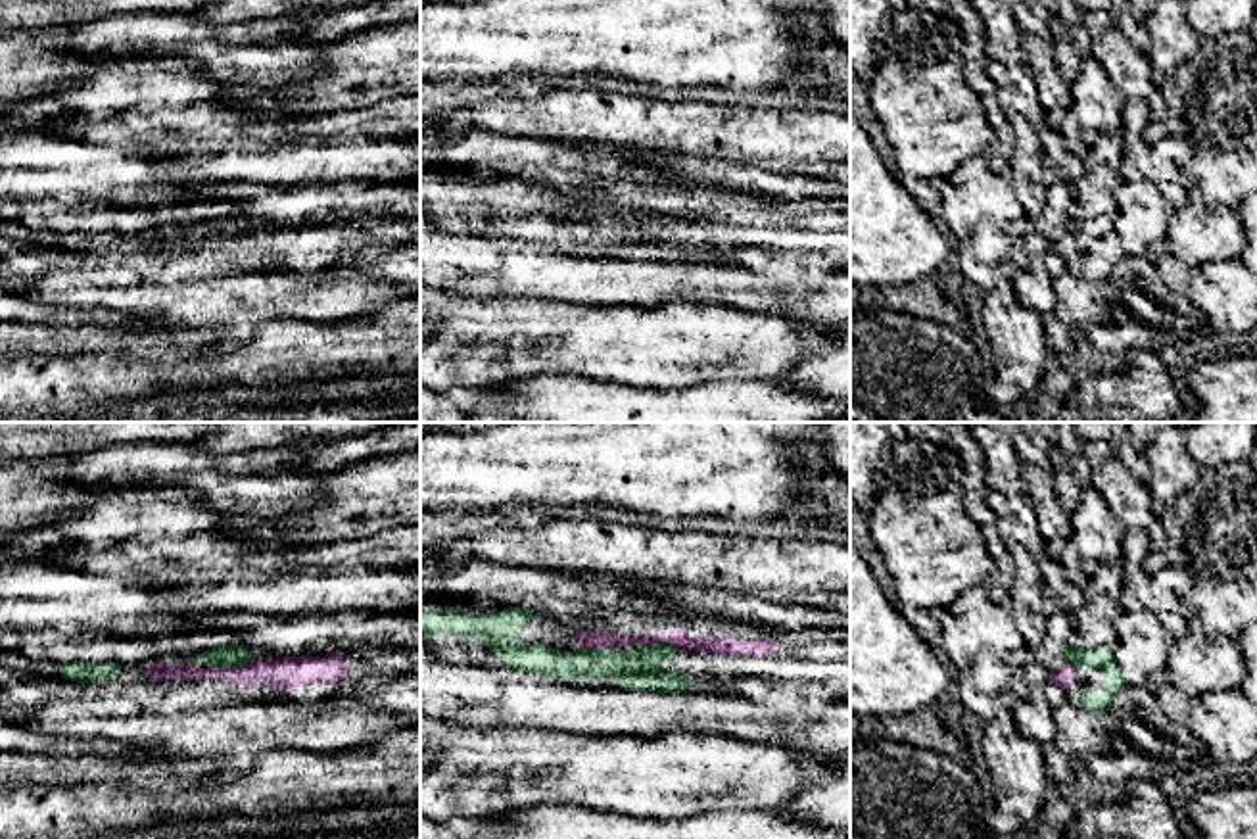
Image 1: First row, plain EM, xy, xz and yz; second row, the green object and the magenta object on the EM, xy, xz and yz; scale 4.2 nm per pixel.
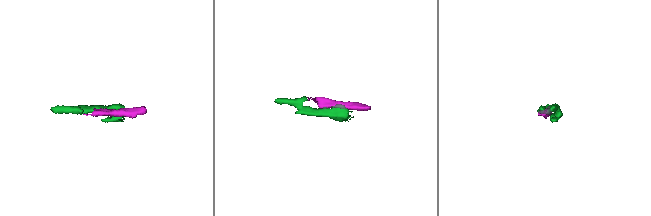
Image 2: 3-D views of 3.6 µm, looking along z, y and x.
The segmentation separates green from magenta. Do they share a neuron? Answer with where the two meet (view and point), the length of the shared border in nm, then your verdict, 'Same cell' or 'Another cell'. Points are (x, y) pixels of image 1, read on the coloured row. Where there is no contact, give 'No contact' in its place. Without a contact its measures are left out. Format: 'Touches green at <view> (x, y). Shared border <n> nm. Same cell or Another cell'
Touches green at xy (231, 667). Shared border 200 nm. Same cell

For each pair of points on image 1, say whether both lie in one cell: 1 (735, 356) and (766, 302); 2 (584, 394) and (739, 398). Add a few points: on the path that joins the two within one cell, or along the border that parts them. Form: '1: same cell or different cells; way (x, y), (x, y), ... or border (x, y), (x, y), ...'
1: different cells; border (714, 302), (803, 323)
2: same cell; way (622, 402), (701, 402)

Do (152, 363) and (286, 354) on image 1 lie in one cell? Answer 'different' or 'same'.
same

